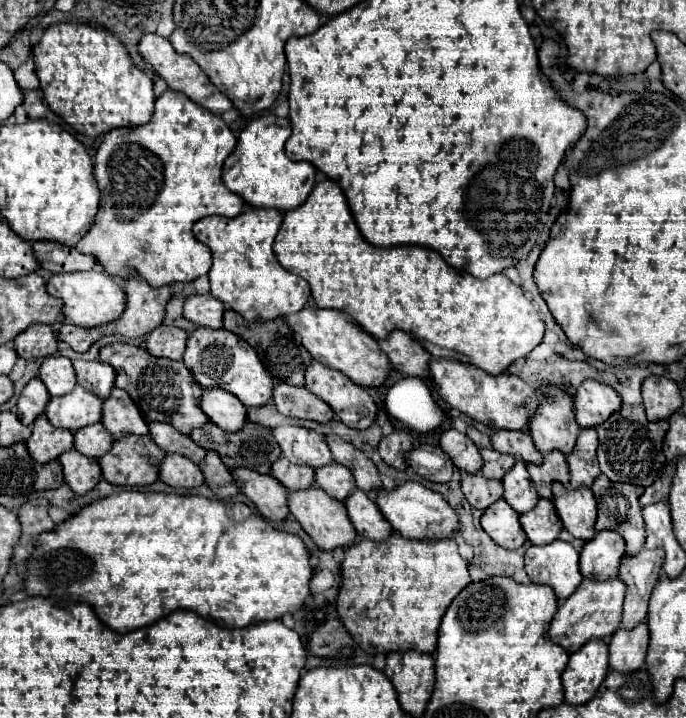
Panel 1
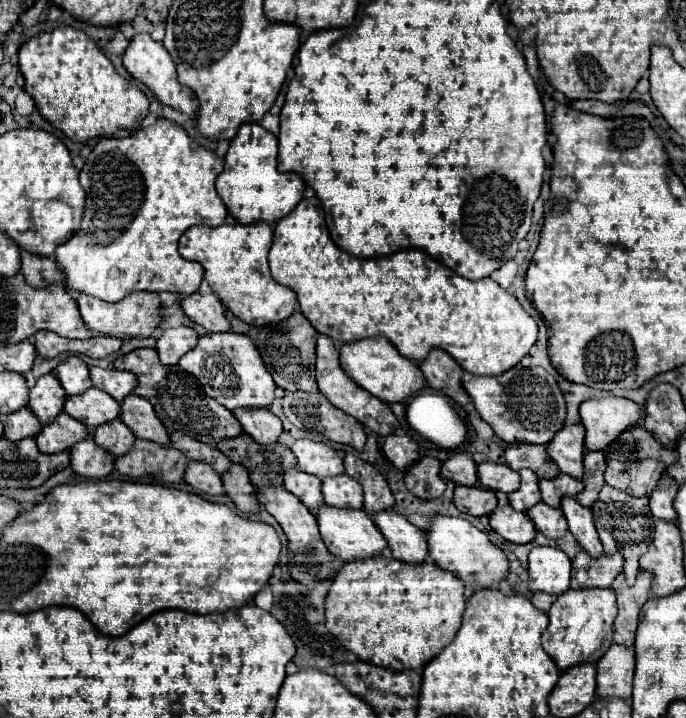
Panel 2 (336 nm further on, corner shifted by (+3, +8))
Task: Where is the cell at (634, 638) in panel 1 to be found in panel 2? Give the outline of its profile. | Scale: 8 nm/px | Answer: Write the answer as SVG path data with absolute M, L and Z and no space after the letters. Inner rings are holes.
M612 645L596 663L596 695L598 697L632 697L634 649Z

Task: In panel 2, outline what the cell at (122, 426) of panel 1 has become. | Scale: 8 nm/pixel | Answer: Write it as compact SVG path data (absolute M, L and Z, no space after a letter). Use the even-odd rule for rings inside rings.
M128 395L122 403L122 423L136 433L138 439L148 439L154 441L162 447L170 447L170 437L166 427L158 421L150 401L138 397L138 395Z

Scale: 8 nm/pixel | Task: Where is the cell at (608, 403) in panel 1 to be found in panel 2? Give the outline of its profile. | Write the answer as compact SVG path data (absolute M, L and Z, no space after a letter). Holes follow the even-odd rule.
M610 395L584 401L580 405L580 417L586 429L586 449L604 451L624 433L624 429L638 425L642 409L634 401Z

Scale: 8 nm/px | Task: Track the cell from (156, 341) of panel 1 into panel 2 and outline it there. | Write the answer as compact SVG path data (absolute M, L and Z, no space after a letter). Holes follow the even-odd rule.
M192 327L166 329L158 339L158 355L162 365L176 365L198 343L198 333Z

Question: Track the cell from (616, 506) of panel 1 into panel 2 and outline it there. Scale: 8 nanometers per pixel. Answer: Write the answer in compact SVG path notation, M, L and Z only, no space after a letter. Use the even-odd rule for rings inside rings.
M604 485L598 501L592 507L592 513L600 541L604 545L604 553L620 553L624 557L626 581L634 585L634 579L638 575L638 559L642 553L646 553L650 541L654 539L654 517L648 507L648 497L632 497L620 489Z

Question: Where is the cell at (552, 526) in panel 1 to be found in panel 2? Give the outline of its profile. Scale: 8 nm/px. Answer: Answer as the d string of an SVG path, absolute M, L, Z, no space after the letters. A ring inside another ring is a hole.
M538 503L538 505L530 507L526 513L532 517L536 529L542 535L546 535L548 539L560 539L568 531L566 517L564 517L564 513L560 509L554 509L554 507L546 505L546 503Z

